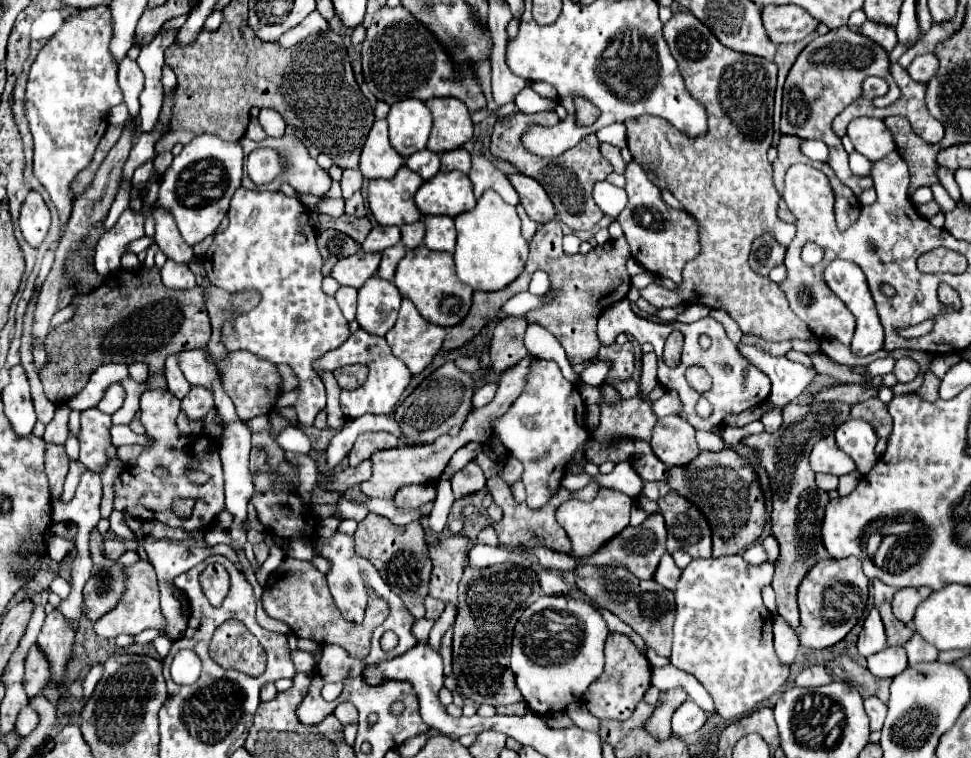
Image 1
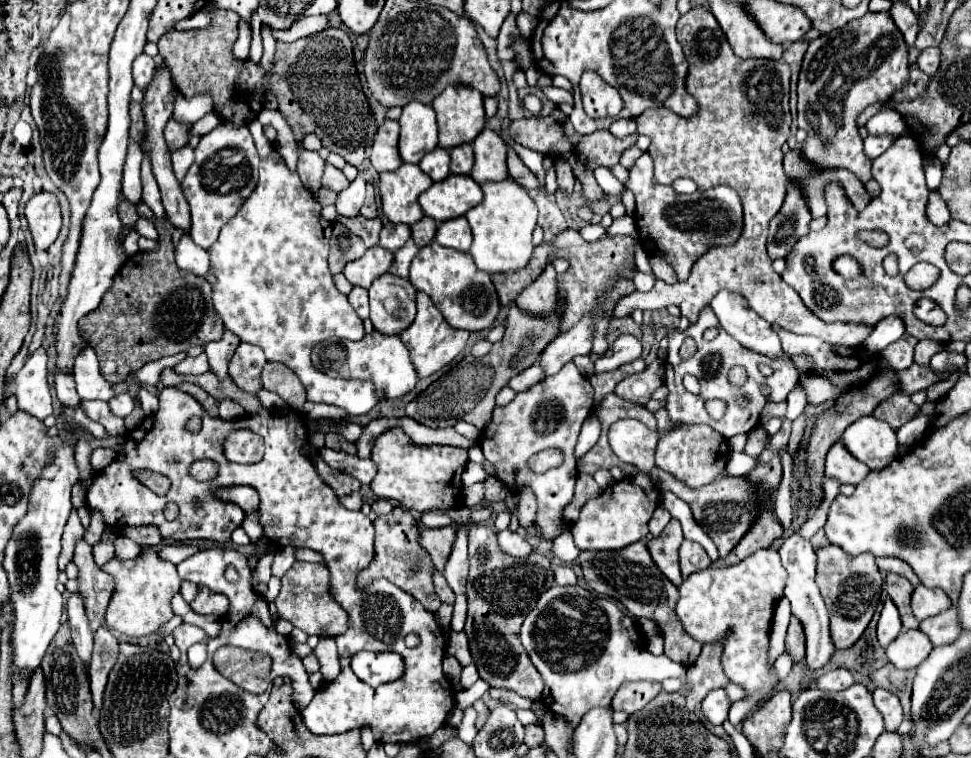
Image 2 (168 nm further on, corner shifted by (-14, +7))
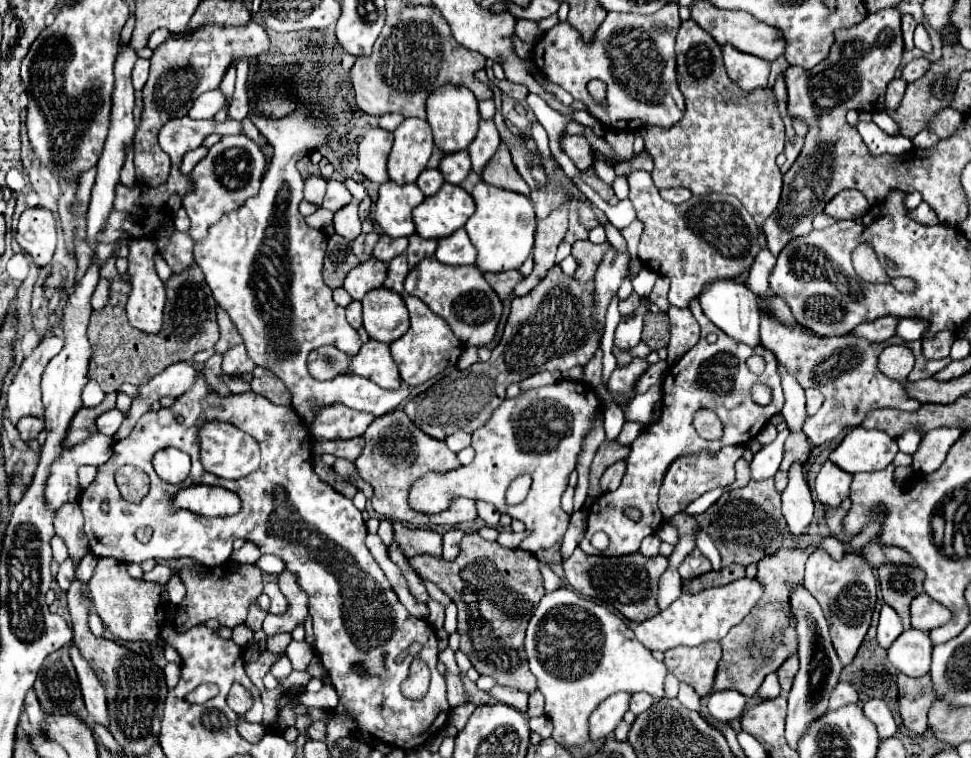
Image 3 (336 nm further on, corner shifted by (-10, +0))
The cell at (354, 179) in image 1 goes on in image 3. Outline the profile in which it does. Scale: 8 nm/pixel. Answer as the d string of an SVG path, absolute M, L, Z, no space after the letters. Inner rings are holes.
M350 203L344 209L340 209L334 215L334 229L338 235L346 237L348 241L354 241L362 229L360 229L360 219L358 219L358 205Z

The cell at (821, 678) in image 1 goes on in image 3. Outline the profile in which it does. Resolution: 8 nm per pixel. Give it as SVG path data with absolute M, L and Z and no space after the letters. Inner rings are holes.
M840 683L830 697L830 709L840 709L842 705L850 705L856 701L858 701L856 689L850 683Z

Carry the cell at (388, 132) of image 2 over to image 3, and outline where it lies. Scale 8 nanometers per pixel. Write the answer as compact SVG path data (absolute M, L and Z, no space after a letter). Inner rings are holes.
M374 127L366 131L366 135L360 139L358 145L358 171L374 181L374 183L386 183L386 161L392 149L394 135L390 131L384 131L380 127Z

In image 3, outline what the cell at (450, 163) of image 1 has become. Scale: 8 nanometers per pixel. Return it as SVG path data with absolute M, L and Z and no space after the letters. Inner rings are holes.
M458 151L458 153L448 153L442 161L440 161L440 173L444 175L446 183L458 185L462 183L468 173L470 173L470 155L468 151Z

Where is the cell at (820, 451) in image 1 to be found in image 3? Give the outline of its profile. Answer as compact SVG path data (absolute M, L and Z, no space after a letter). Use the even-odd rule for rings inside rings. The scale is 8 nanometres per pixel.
M826 461L816 477L816 497L822 505L836 509L850 493L852 475L838 469L832 461Z

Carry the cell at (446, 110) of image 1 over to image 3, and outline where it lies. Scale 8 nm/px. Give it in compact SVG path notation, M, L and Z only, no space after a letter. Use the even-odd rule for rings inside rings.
M444 85L444 89L430 93L430 97L426 101L426 113L428 113L428 123L432 127L432 133L434 133L434 143L444 153L454 153L454 151L466 149L470 145L470 141L476 137L478 121L480 121L478 101L476 101L474 93L470 93L470 89L466 89L466 87Z

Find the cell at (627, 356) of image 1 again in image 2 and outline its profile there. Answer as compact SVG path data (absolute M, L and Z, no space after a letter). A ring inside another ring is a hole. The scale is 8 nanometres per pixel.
M628 316L628 318L620 318L620 320L616 320L616 318L612 318L612 322L610 322L610 330L608 330L608 340L616 340L618 336L622 336L622 334L632 334L634 338L642 338L642 330L640 330L640 326L638 324L634 324L634 320Z

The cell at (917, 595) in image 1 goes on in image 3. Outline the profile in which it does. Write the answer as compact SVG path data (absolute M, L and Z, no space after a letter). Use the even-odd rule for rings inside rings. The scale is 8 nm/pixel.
M926 593L918 595L912 601L910 613L912 613L912 627L920 629L920 631L932 631L934 627L948 623L950 617L952 617L950 611L944 605L940 605L938 601L934 601Z

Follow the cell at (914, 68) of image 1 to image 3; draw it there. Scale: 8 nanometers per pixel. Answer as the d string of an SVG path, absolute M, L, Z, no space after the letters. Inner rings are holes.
M920 57L920 59L914 59L914 61L910 61L904 69L902 69L902 79L904 81L916 81L916 79L920 79L926 71L928 71L928 67L930 67L930 61L928 59L924 59L924 57Z

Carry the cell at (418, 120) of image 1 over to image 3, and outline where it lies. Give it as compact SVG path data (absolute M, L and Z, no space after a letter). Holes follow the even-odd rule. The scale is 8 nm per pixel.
M404 119L394 131L394 147L388 159L388 177L398 185L408 185L426 169L434 149L428 121Z

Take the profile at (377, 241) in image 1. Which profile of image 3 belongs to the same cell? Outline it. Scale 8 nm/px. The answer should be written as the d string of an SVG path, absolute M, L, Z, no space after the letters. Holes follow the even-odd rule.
M380 235L378 243L376 243L376 247L374 247L374 257L376 257L378 261L388 263L388 261L392 261L394 257L402 255L402 253L406 251L406 247L408 247L408 239L406 239L406 237L392 239L392 237L388 237L388 235Z

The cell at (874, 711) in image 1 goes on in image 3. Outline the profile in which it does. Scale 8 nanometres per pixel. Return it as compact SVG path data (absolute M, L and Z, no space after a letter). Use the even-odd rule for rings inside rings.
M870 699L870 701L864 705L862 711L864 711L864 715L876 725L880 739L894 737L894 733L896 733L896 721L894 721L892 711L886 707L886 703L884 703L882 699Z

